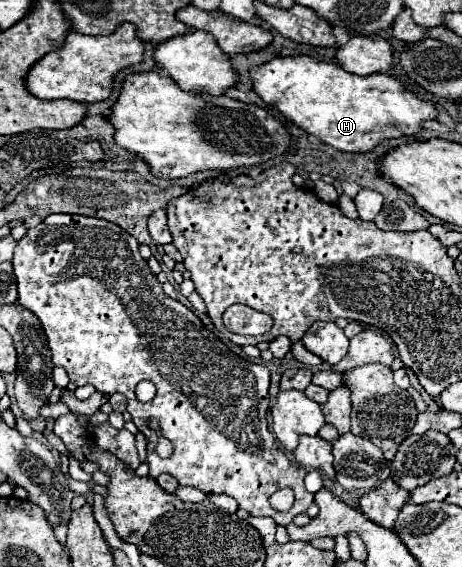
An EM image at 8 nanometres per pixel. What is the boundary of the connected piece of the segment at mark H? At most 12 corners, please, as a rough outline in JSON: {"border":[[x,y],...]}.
{"border":[[307,55],[251,67],[255,93],[339,151],[437,117],[389,75]]}

